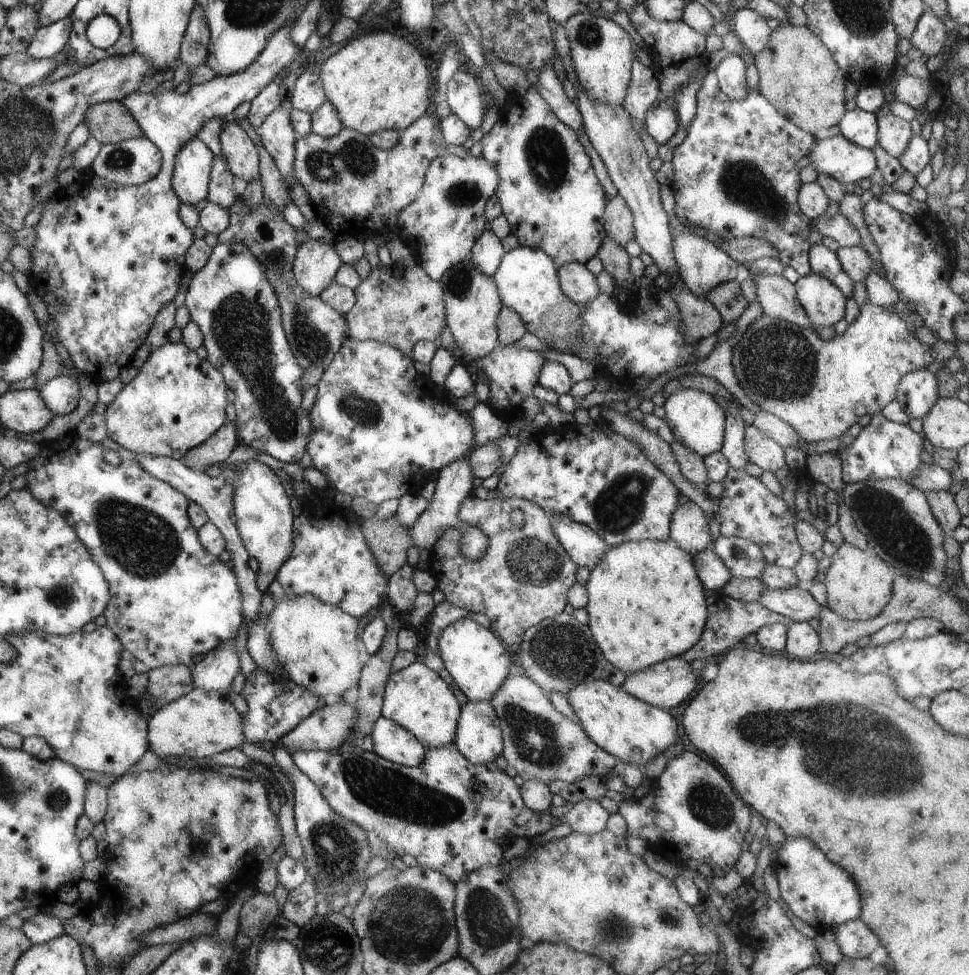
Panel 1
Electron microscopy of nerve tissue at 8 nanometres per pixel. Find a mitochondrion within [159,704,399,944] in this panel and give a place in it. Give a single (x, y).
(337, 852)

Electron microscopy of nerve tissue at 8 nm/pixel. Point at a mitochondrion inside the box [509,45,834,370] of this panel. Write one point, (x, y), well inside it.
(743, 182)

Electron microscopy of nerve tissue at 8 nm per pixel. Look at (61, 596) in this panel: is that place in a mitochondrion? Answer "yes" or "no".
yes

